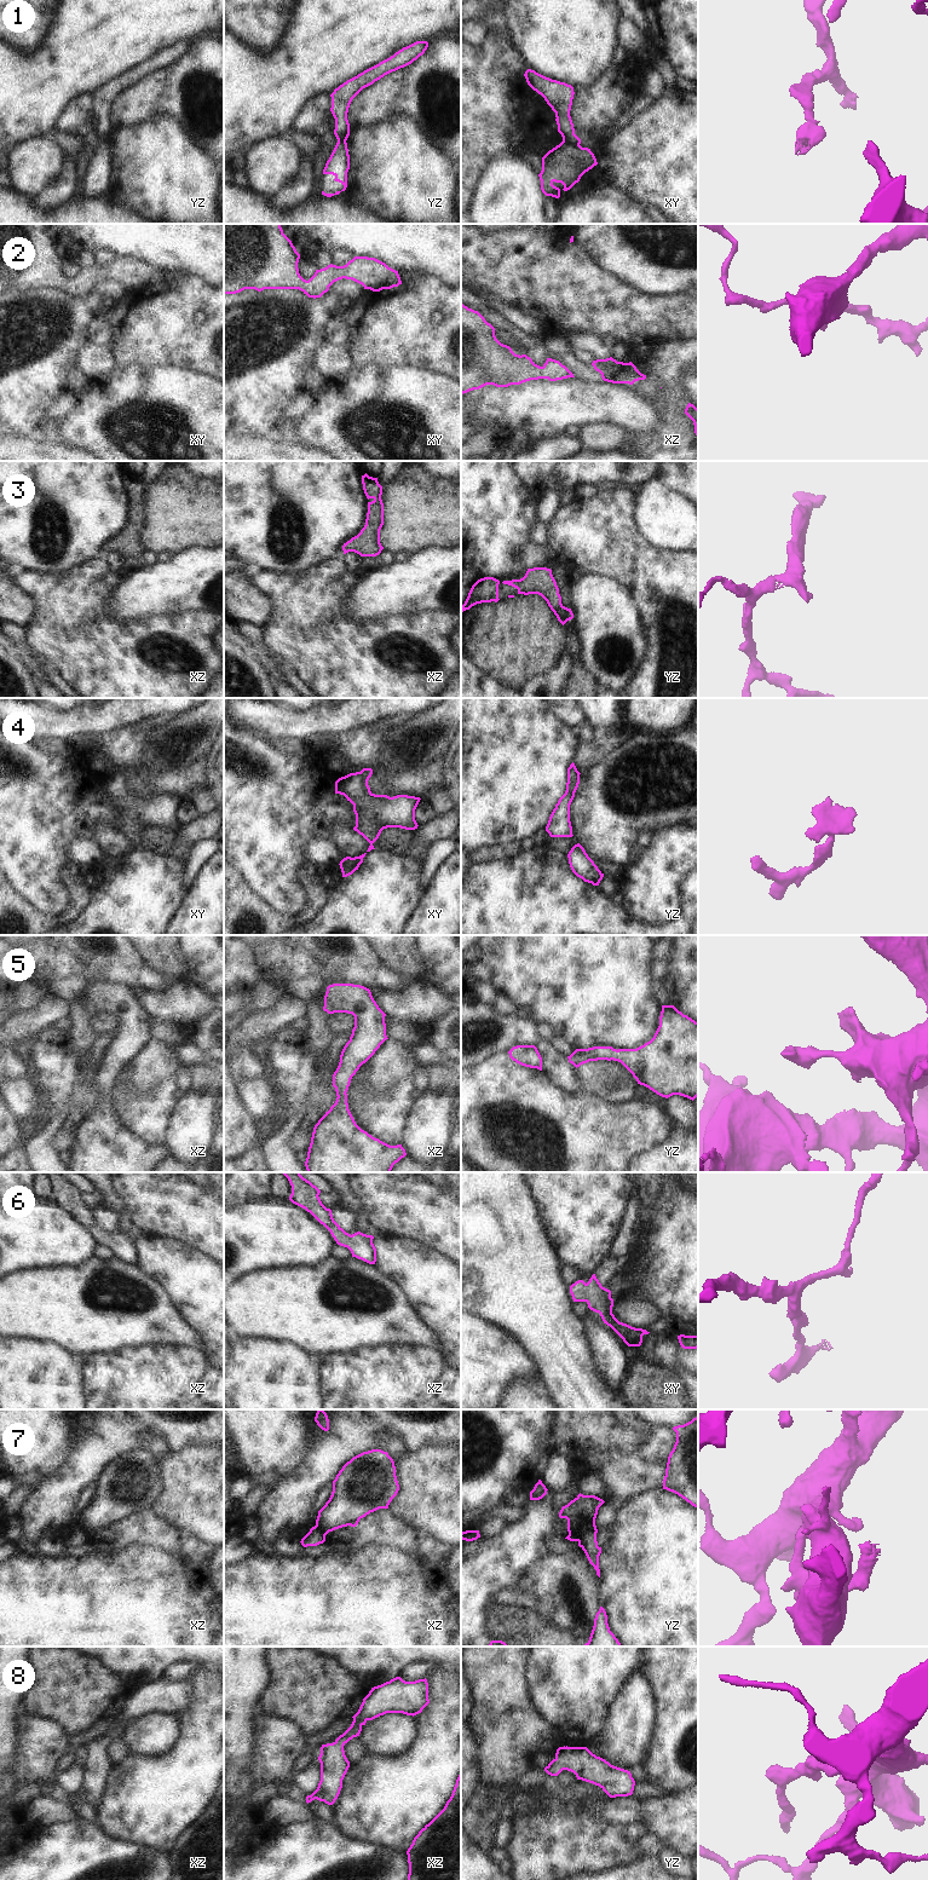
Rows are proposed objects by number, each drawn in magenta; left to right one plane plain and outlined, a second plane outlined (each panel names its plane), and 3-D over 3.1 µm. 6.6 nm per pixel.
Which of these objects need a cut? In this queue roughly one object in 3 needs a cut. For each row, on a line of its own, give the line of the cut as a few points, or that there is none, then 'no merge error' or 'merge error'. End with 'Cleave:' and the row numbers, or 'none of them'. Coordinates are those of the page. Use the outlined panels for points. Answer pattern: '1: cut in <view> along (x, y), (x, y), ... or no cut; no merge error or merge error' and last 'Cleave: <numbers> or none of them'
1: cut in xy along (563, 139), (578, 145); merge error
2: no cut; no merge error
3: no cut; no merge error
4: no cut; no merge error
5: no cut; no merge error
6: no cut; no merge error
7: cut in yz along (595, 1527), (587, 1530), (577, 1540); merge error
8: no cut; no merge error
Cleave: 1, 7

